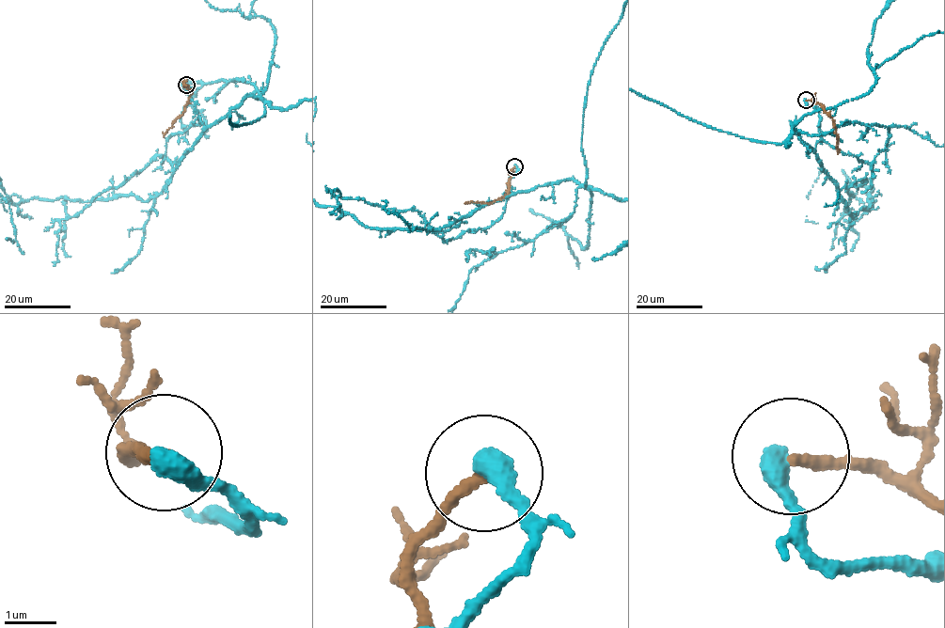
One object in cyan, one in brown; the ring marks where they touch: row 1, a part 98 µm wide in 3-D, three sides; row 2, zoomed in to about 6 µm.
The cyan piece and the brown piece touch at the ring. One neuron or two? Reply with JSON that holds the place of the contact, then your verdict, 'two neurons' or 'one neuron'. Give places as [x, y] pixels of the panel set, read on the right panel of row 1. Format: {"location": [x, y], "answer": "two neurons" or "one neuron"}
{"location": [806, 100], "answer": "two neurons"}

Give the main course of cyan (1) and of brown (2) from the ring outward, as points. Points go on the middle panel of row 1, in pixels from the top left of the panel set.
1: (514, 166), (510, 195), (561, 180), (585, 188), (588, 85)
2: (514, 166), (510, 171), (507, 193), (501, 198), (485, 203), (464, 202)

